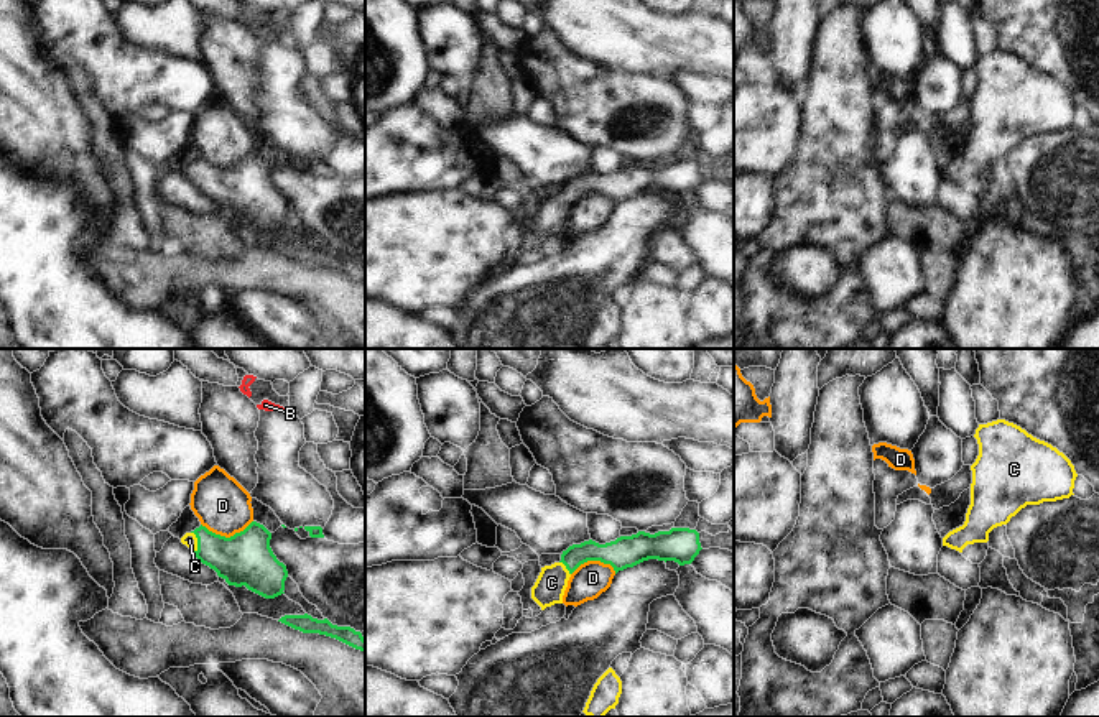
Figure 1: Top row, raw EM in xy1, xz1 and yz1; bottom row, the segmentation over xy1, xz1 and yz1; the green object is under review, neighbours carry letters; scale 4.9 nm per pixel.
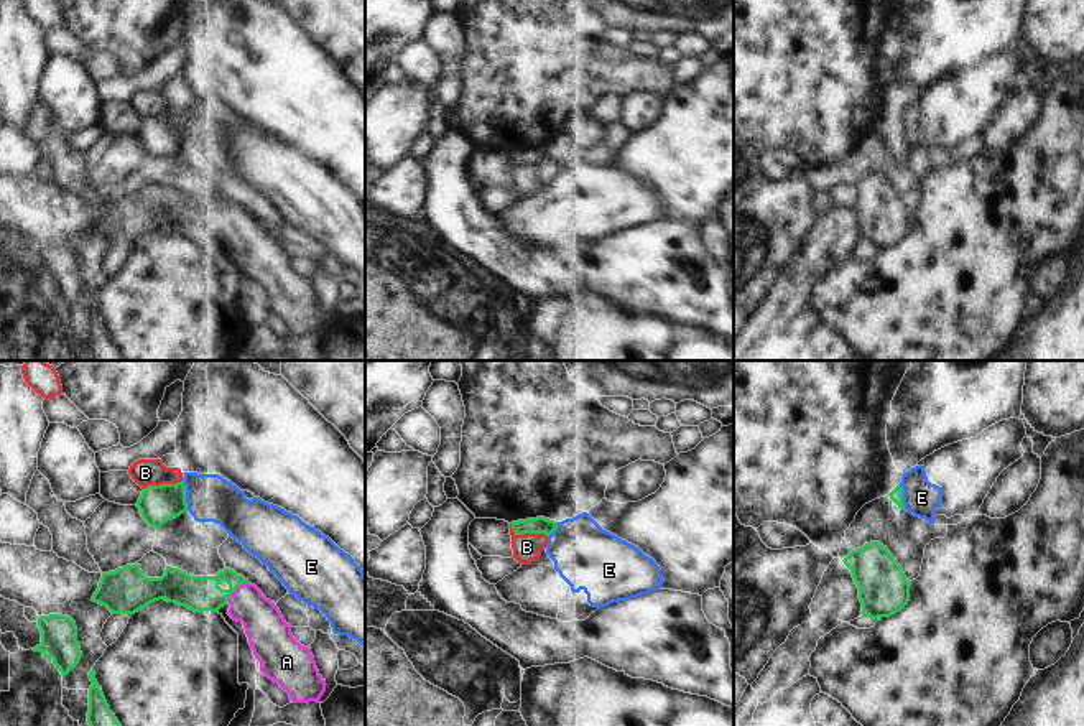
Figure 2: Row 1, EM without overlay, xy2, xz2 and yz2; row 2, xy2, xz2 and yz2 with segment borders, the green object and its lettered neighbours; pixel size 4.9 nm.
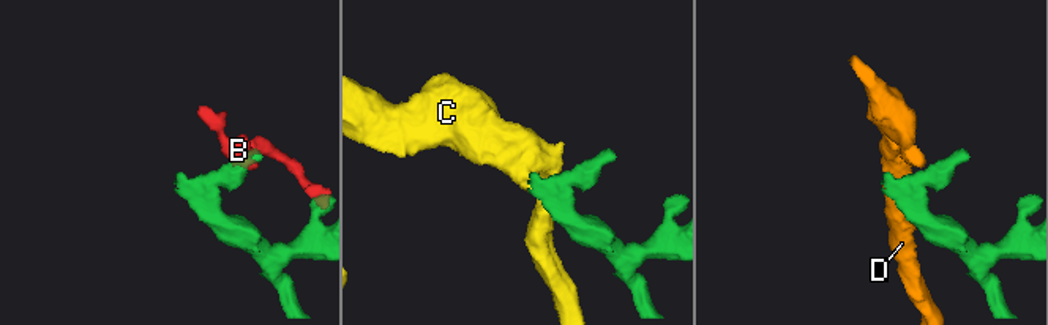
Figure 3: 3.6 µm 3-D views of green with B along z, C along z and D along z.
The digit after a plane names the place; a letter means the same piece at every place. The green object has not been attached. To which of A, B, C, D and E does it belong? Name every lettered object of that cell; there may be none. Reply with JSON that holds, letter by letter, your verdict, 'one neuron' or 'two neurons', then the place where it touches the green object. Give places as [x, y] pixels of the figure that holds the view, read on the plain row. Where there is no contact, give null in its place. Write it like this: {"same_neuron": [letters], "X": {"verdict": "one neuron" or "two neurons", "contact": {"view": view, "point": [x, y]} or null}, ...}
{"same_neuron": ["A", "C"], "A": {"verdict": "one neuron", "contact": {"view": "xy2", "point": [236, 221]}}, "B": {"verdict": "two neurons", "contact": {"view": "xz2", "point": [527, 163]}}, "C": {"verdict": "one neuron", "contact": {"view": "xy1", "point": [198, 173]}}, "D": {"verdict": "two neurons", "contact": {"view": "xy1", "point": [224, 168]}}, "E": {"verdict": "two neurons", "contact": {"view": "xy2", "point": [185, 125]}}}

